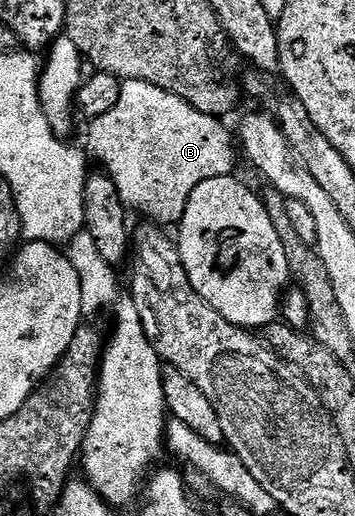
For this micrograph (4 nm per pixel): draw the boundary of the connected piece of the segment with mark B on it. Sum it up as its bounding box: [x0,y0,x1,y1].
[86,79,237,225]

